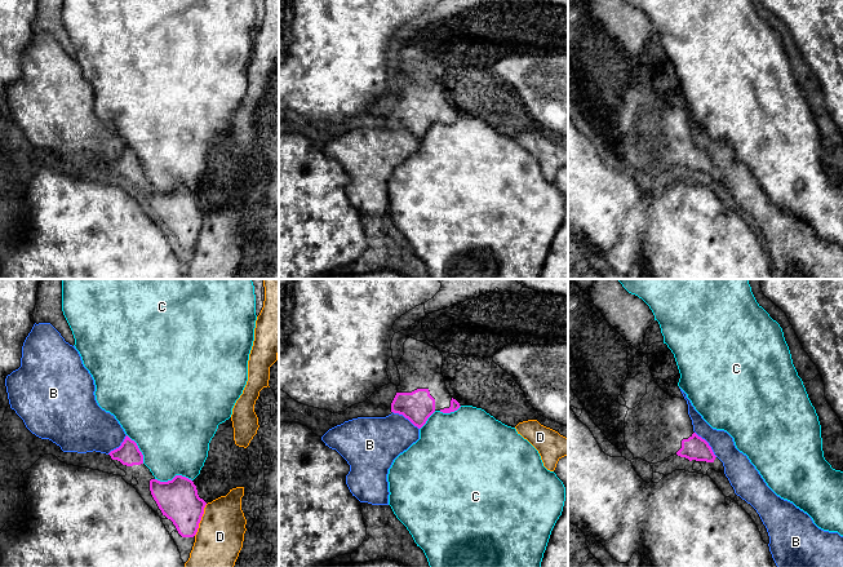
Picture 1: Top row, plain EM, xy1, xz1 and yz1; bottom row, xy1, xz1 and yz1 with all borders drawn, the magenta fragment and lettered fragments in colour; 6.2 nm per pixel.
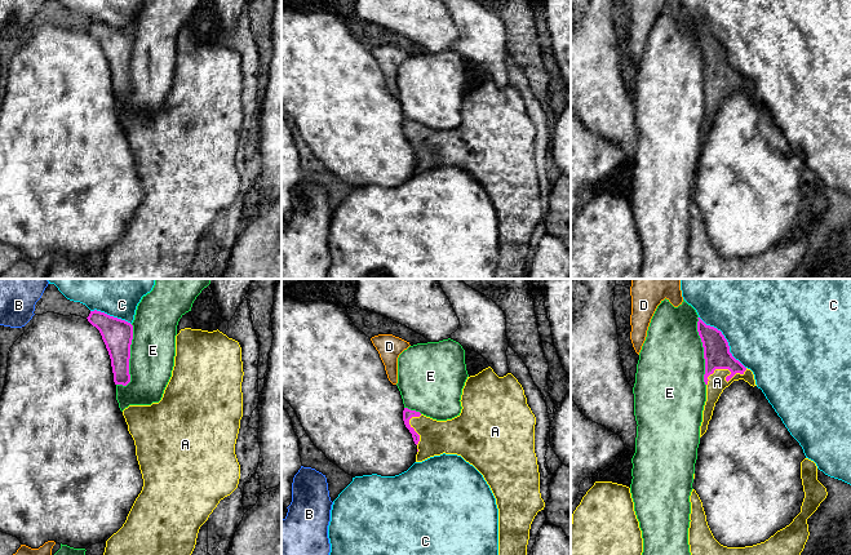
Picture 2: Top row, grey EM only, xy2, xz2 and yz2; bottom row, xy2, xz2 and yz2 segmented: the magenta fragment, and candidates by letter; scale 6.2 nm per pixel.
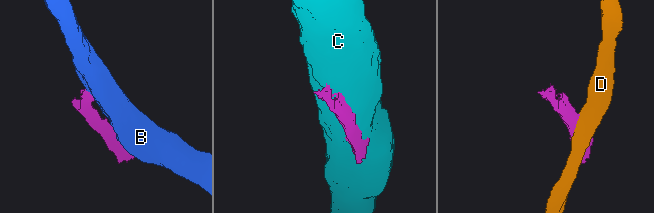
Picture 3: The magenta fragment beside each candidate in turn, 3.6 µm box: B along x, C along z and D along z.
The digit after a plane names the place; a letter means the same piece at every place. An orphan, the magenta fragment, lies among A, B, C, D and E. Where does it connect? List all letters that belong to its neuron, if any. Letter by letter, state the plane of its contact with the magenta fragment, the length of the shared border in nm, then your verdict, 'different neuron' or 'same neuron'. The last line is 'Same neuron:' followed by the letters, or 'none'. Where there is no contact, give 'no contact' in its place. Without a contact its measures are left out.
A: yz2 | 280 nm | same neuron
B: yz1 | 220 nm | different neuron
C: yz2 | 440 nm | different neuron
D: xy1 | 220 nm | different neuron
E: xy2 | 400 nm | different neuron
Same neuron: A

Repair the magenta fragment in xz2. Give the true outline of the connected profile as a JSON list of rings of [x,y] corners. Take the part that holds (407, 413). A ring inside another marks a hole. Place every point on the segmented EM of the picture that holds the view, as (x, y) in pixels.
[[[491,367],[467,377],[461,395],[461,413],[447,421],[436,421],[420,412],[404,408],[403,421],[417,445],[416,462],[446,454],[461,456],[473,465],[489,485],[498,509],[498,555],[527,555],[531,524],[545,502],[540,493],[540,472],[535,453],[536,417],[527,404],[524,390],[518,379],[508,373],[498,377]]]

